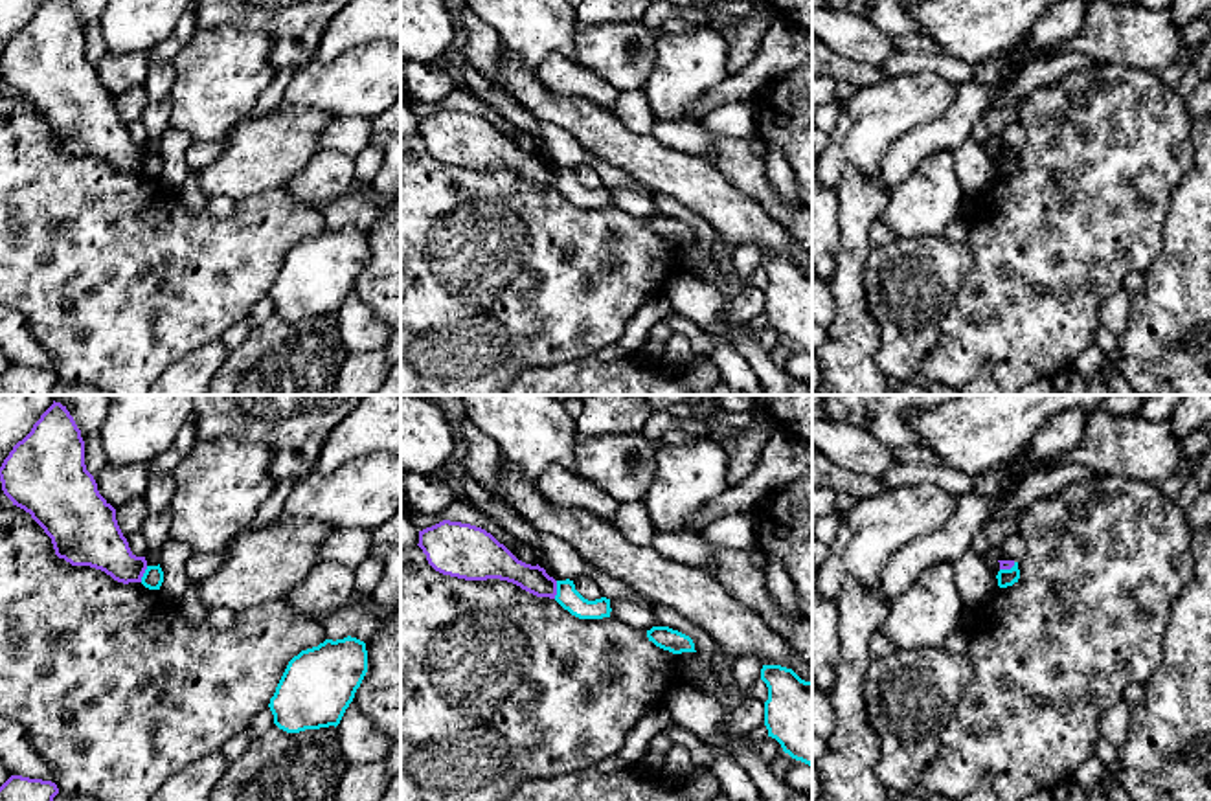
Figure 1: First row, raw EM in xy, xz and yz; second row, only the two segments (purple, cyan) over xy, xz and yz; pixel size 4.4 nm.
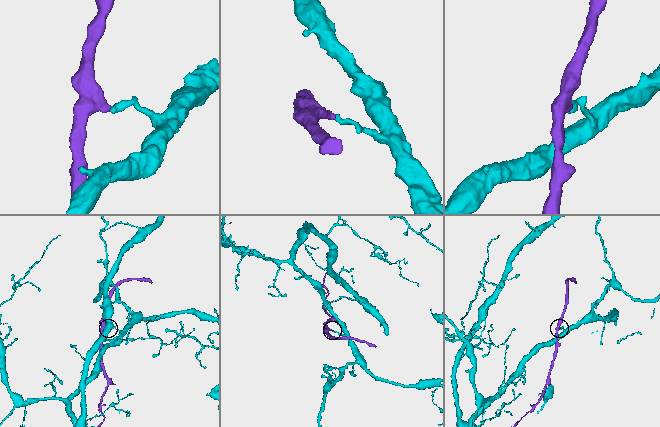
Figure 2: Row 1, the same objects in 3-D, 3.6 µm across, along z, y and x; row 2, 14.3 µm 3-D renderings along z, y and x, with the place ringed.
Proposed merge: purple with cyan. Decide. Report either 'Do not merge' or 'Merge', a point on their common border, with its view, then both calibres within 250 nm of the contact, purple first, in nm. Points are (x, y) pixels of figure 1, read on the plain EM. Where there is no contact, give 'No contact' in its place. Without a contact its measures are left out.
Do not merge. Touches purple at xz (555, 179). Thickness 120 nm (purple) against 100 nm

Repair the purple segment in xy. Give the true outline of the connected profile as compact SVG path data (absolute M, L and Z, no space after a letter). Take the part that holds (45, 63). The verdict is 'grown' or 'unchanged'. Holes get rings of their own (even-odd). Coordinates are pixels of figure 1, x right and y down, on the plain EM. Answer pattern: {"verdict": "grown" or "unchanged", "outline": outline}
{"verdict": "unchanged", "outline": "M44 0L0 55L4 83L24 97L51 127L55 143L72 154L90 154L114 169L141 171L145 145L136 145L123 125L116 97L99 83L85 53L85 29L70 0Z"}

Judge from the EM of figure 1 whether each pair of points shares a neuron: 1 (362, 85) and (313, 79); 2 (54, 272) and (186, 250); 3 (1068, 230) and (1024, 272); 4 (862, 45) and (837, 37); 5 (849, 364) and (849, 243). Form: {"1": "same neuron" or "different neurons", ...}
{"1": "same neuron", "2": "same neuron", "3": "same neuron", "4": "same neuron", "5": "same neuron"}

